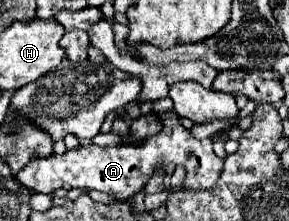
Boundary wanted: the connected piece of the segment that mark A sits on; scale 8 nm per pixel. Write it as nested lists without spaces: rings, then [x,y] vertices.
[[[175,111],[157,113],[157,121],[161,123],[161,131],[137,145],[89,145],[87,149],[69,149],[63,155],[33,159],[17,173],[17,179],[37,193],[51,193],[69,183],[73,189],[103,191],[119,201],[127,201],[145,187],[145,183],[157,171],[157,167],[163,167],[167,171],[169,165],[183,165],[187,173],[183,181],[185,191],[197,193],[211,189],[217,183],[223,169],[223,159],[213,153],[211,139],[195,139],[191,131],[181,125],[179,115],[175,115]]]

